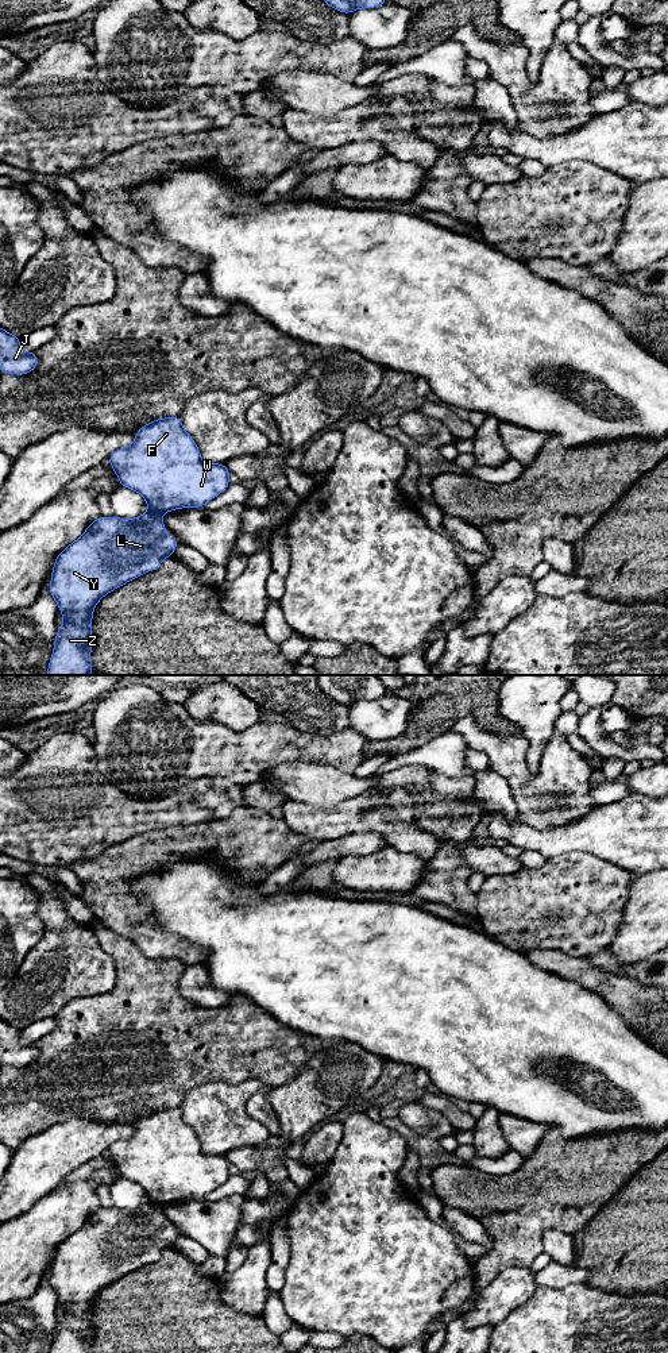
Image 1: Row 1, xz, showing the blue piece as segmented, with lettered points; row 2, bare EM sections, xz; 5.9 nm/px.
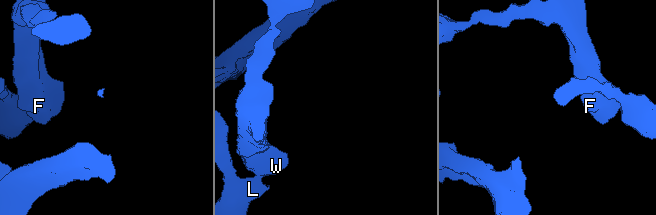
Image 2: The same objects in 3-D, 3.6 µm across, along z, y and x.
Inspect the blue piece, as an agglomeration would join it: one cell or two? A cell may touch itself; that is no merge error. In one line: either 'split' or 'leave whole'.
split

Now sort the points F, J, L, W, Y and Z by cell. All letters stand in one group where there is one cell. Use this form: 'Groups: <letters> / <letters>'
Groups: F W / J L Y Z

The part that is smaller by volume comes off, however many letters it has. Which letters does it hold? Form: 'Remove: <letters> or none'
Remove: F, W

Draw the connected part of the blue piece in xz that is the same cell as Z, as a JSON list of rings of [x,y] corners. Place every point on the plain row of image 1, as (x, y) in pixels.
[[[151,1202],[135,1210],[100,1207],[57,1246],[49,1283],[63,1306],[63,1315],[57,1321],[50,1353],[90,1353],[93,1335],[90,1319],[96,1296],[108,1284],[157,1261],[163,1250],[173,1248],[181,1233],[170,1226],[167,1240],[166,1227],[167,1221],[161,1206]]]

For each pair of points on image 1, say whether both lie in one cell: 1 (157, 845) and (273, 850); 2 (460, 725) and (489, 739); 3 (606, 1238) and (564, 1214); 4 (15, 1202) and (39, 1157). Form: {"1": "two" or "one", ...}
{"1": "one", "2": "one", "3": "two", "4": "one"}

